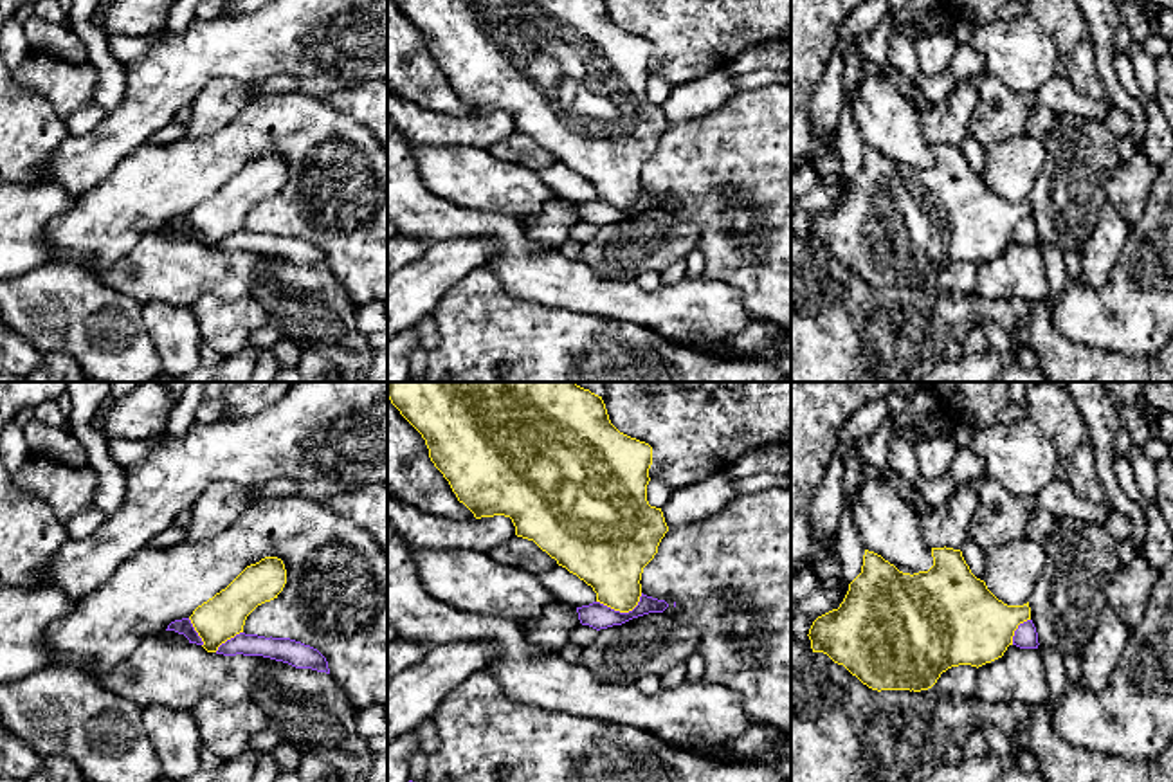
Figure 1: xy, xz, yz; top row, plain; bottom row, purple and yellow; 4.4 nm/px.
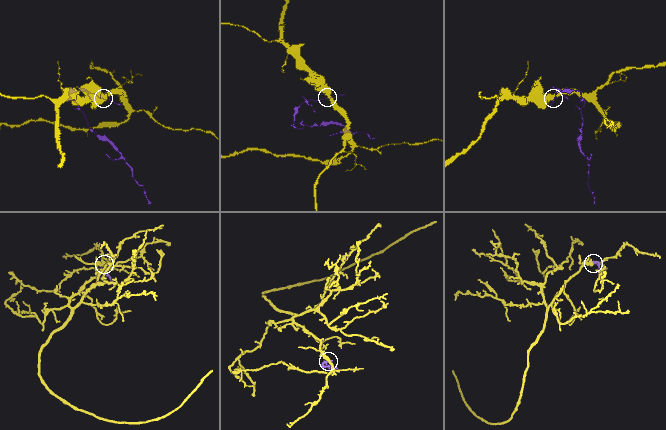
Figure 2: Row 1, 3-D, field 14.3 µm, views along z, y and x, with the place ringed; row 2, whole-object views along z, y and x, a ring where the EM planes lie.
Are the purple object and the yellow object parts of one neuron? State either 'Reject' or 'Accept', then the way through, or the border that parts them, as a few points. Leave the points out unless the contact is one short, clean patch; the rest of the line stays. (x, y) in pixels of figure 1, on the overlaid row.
Reject. Boundary: xz (642, 593), (640, 600), (627, 611), (615, 611), (597, 600)

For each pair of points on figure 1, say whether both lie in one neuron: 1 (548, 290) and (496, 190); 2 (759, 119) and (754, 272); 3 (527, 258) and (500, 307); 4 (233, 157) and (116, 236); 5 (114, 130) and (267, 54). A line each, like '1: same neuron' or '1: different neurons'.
1: different neurons
2: same neuron
3: different neurons
4: same neuron
5: same neuron

